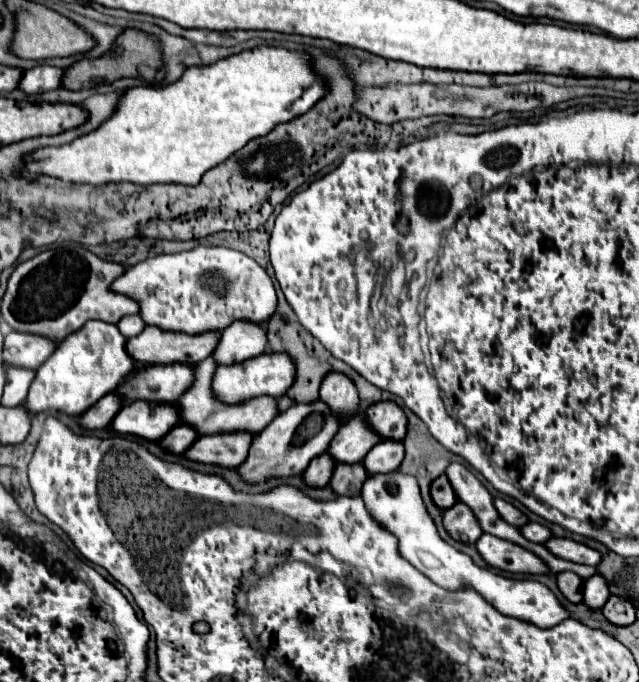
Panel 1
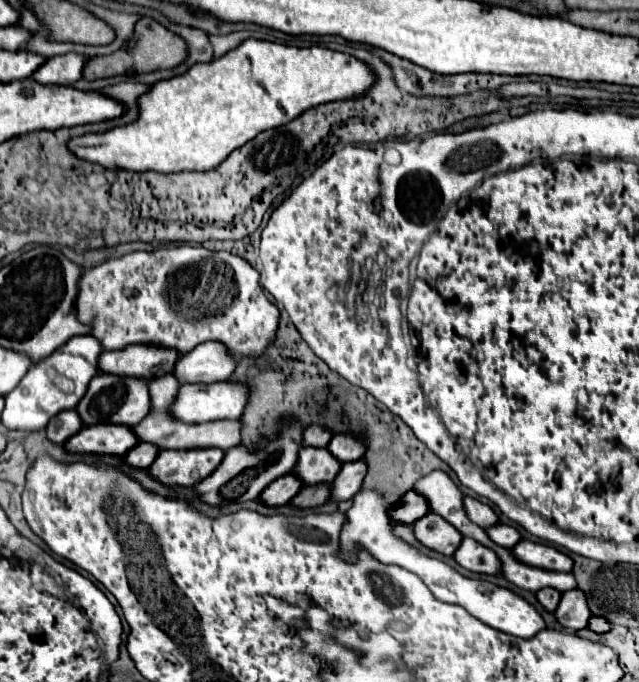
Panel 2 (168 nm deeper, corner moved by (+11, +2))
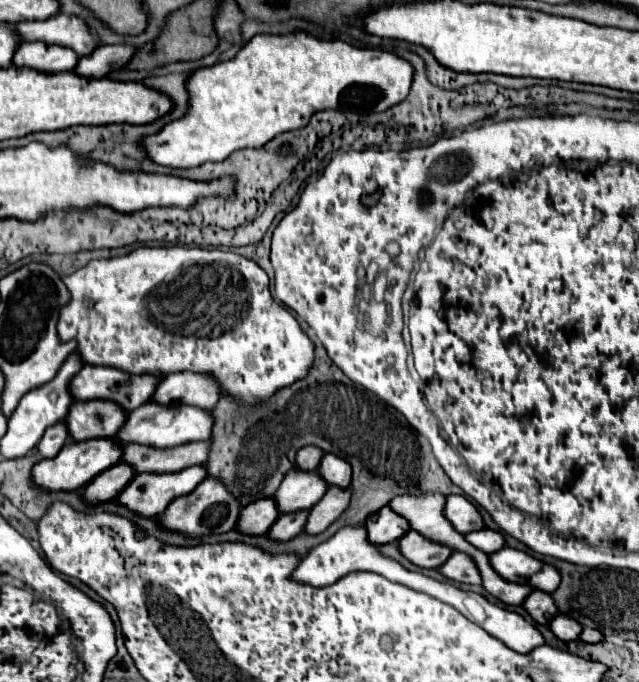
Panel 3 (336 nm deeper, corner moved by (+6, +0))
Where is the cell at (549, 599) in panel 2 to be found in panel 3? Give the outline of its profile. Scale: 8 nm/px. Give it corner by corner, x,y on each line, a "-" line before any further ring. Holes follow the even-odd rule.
534,590
526,602
524,602
524,608
528,610
528,614
538,622
538,624
550,624
552,618
558,614
558,608
552,600
550,594
542,592
542,590

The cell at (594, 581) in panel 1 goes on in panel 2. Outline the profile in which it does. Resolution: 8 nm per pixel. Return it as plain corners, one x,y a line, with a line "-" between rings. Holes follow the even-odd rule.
577,588
561,594
561,602
555,610
555,618
557,622
563,626
563,628
569,628
569,630
581,630
587,626
587,620
589,620
589,608
587,608
587,600
585,600
585,594

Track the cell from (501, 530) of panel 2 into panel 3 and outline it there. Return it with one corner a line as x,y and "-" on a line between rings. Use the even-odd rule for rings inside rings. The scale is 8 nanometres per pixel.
488,528
466,534
466,540
470,540
470,544
484,550
486,554
492,554
492,552
498,552
500,548
504,548
504,536
496,530
488,530

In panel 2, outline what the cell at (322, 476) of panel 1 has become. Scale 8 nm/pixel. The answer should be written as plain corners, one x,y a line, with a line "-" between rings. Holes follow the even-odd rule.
287,474
287,476
281,476
281,478
273,480
273,482
259,494
259,500
261,500
265,506
283,506
283,504
287,504
299,490
301,490
301,482
299,482
293,474

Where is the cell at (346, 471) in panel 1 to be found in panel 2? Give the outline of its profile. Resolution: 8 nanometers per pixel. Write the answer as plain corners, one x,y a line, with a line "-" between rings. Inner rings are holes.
321,484
321,486
303,486
297,496
291,500
291,506
295,508
317,508
321,504
327,502
329,498
329,484

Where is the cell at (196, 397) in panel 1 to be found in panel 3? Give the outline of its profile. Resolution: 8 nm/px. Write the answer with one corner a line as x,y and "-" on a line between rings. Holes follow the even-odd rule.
210,440
180,444
174,448
152,448
130,442
124,448
122,462
134,464
136,472
178,472
190,464
204,464
210,454

